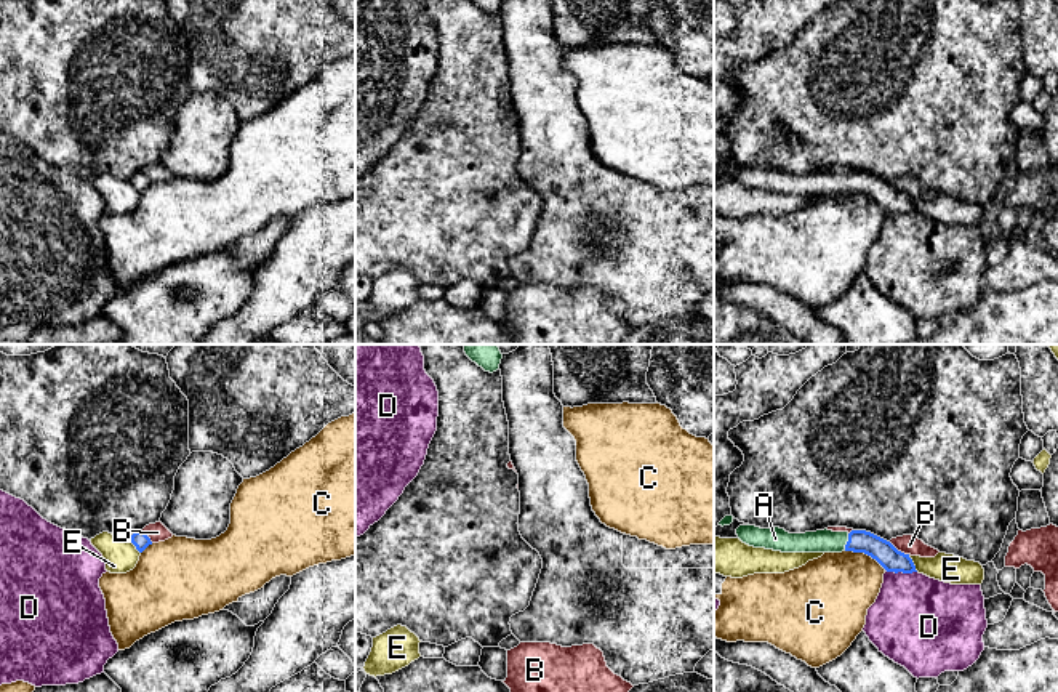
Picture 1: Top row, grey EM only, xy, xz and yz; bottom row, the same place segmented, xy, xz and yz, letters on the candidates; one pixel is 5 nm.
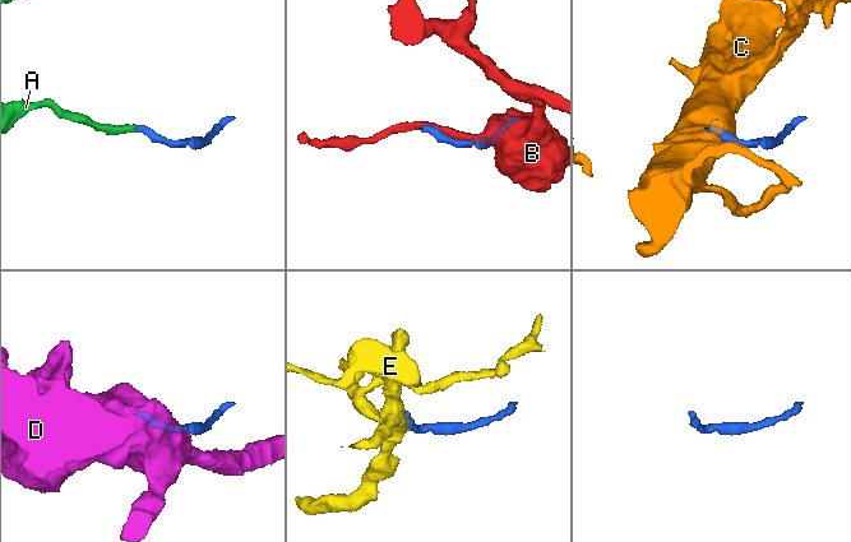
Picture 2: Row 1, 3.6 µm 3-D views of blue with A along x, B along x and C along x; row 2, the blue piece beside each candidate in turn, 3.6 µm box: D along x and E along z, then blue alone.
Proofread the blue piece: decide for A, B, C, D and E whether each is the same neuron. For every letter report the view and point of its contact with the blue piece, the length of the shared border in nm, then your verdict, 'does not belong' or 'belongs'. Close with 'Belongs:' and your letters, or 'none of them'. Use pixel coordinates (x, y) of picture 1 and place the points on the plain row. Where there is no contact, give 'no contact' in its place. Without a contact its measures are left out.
A: meets blue in yz at (847, 183); contact 90 nm long; belongs
B: meets blue in yz at (897, 191); contact 120 nm long; does not belong
C: meets blue in yz at (866, 194); contact 220 nm long; does not belong
D: meets blue in yz at (901, 212); contact 160 nm long; does not belong
E: meets blue in yz at (913, 204); contact 100 nm long; does not belong
Belongs: A

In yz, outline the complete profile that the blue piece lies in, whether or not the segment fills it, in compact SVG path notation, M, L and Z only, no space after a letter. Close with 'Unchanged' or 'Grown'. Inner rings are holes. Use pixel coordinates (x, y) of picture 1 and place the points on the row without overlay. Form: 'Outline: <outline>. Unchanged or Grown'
Outline: M747 165L739 167L736 176L743 184L754 189L781 194L864 194L876 200L887 213L917 213L909 195L898 192L890 183L866 171L852 171L848 175L824 170L789 175L779 168L760 170Z. Grown

